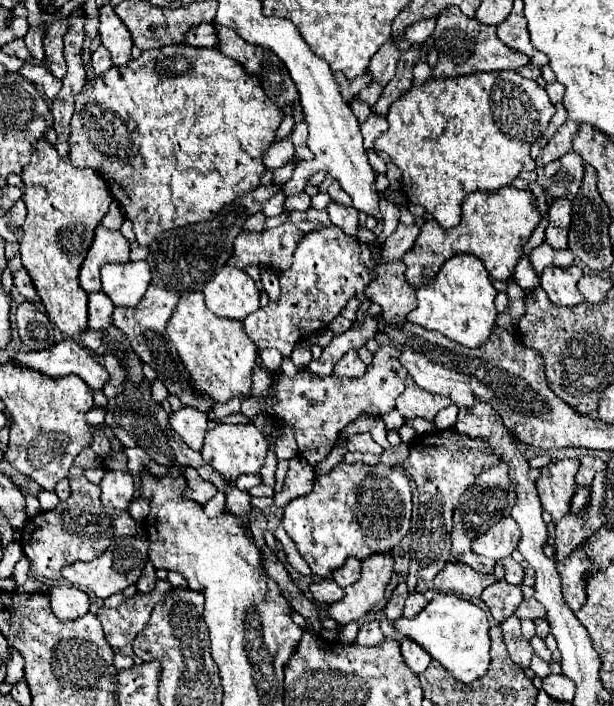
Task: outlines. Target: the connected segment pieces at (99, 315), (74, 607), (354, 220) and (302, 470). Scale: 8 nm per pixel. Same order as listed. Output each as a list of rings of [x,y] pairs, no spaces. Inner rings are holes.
[[[103,292],[89,294],[89,322],[87,326],[91,330],[107,330],[111,324],[111,312],[113,304]]]
[[[65,584],[49,586],[49,590],[51,590],[49,594],[51,608],[55,616],[59,616],[61,620],[75,620],[89,612],[89,598],[83,590]]]
[[[331,202],[327,206],[327,212],[331,216],[331,222],[337,228],[343,228],[343,232],[347,232],[347,236],[357,236],[357,228],[359,228],[359,212],[355,208],[345,208],[339,206],[335,202]]]
[[[293,458],[289,462],[289,470],[287,470],[287,476],[285,476],[283,490],[279,494],[275,494],[275,504],[279,508],[283,508],[291,500],[305,496],[307,492],[311,492],[313,482],[315,482],[313,468],[303,458]]]

